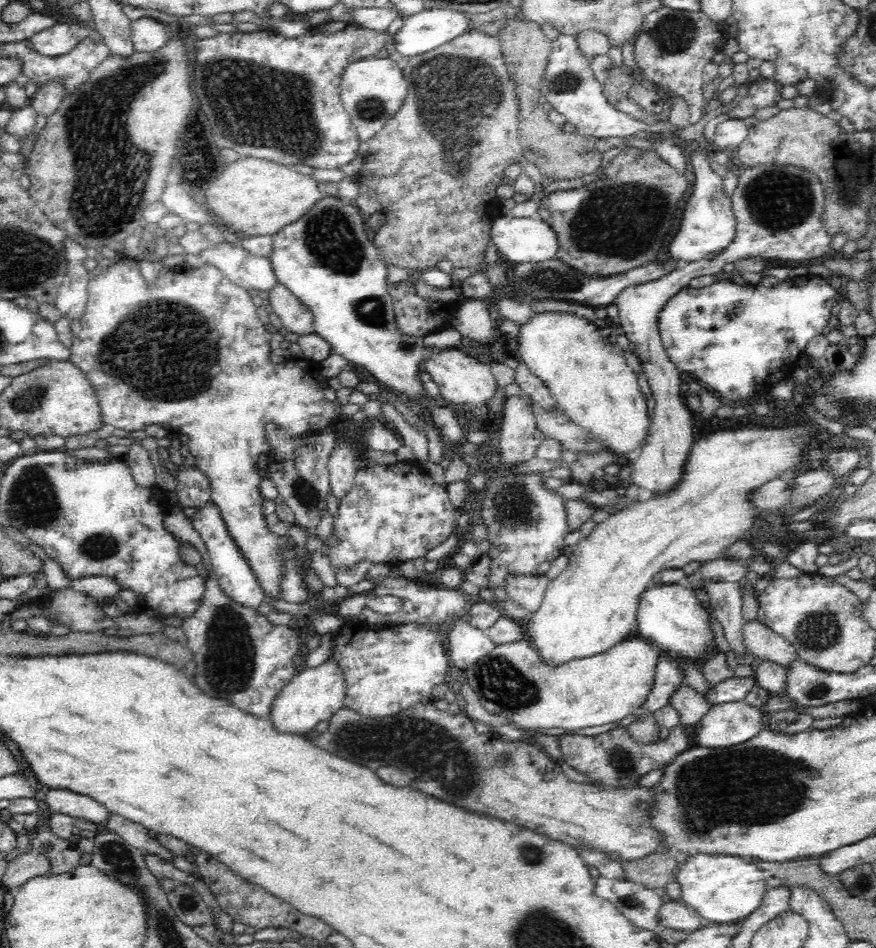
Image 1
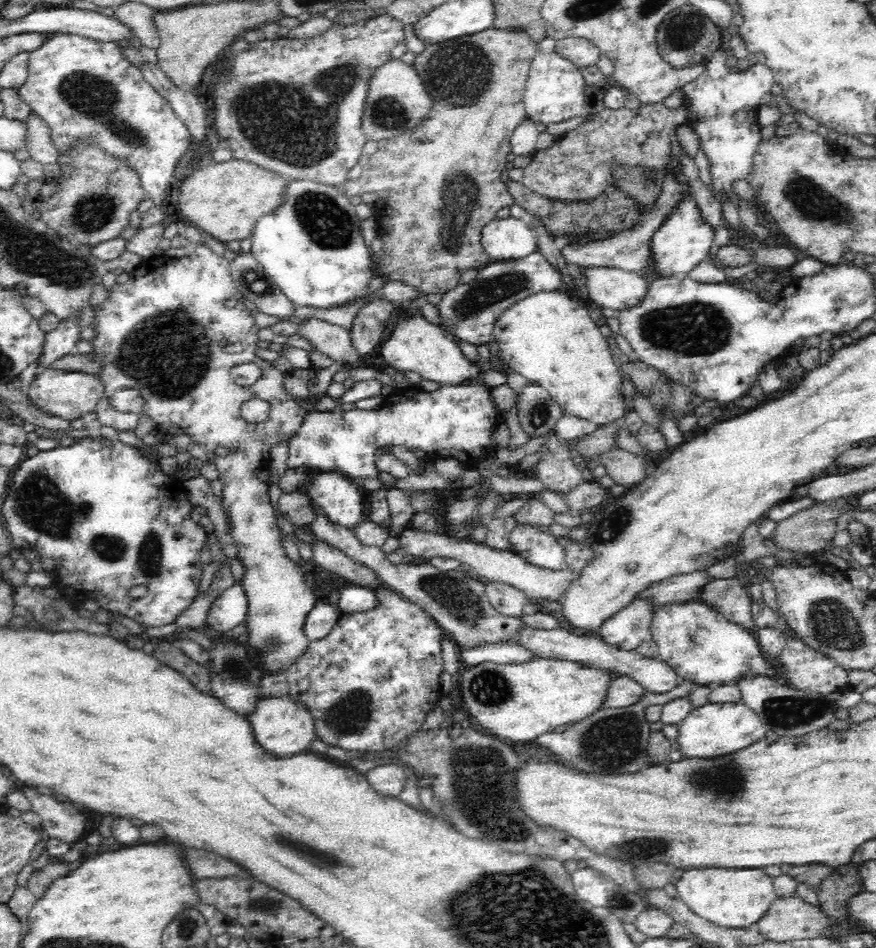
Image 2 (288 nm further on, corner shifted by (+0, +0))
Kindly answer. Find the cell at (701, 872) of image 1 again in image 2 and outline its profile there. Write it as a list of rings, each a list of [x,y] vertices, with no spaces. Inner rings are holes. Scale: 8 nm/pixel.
[[[694,868],[684,870],[676,882],[680,900],[700,918],[722,928],[754,928],[776,902],[774,878],[766,870],[744,868]]]

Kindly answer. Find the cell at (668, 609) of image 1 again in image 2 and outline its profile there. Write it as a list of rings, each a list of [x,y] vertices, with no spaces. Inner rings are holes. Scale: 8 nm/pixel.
[[[676,600],[662,604],[654,610],[650,634],[658,646],[658,658],[666,662],[680,678],[694,680],[700,686],[736,682],[736,678],[746,672],[760,672],[778,678],[778,668],[764,658],[758,638],[734,626],[718,610],[714,610],[710,604],[704,604],[702,600]]]

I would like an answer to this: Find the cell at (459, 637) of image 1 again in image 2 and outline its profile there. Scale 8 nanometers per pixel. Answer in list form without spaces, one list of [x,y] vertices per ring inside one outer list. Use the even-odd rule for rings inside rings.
[[[480,642],[480,644],[472,644],[466,648],[458,648],[460,660],[468,664],[468,668],[474,668],[478,664],[484,662],[494,662],[494,664],[516,664],[522,660],[532,658],[534,654],[530,654],[526,648],[516,646],[514,642]]]

